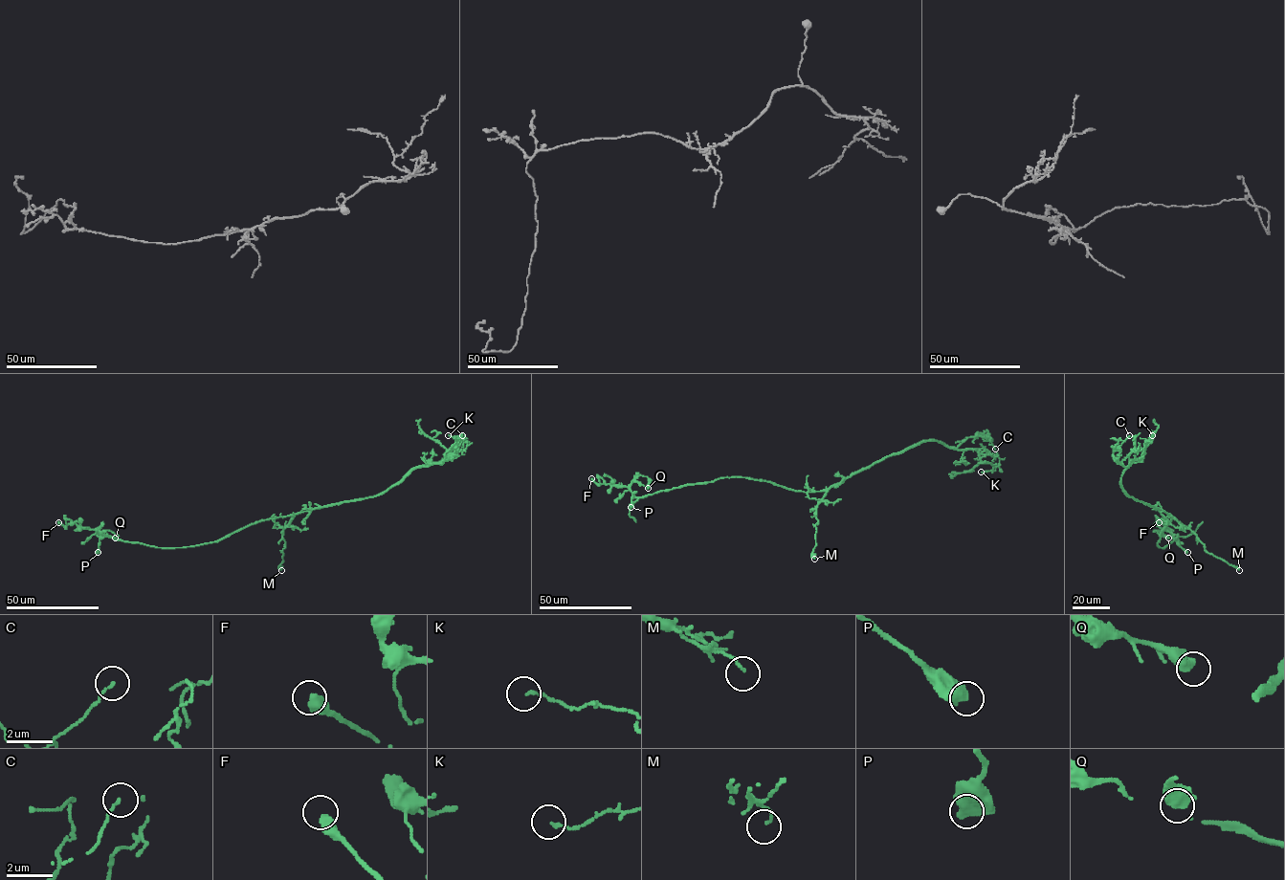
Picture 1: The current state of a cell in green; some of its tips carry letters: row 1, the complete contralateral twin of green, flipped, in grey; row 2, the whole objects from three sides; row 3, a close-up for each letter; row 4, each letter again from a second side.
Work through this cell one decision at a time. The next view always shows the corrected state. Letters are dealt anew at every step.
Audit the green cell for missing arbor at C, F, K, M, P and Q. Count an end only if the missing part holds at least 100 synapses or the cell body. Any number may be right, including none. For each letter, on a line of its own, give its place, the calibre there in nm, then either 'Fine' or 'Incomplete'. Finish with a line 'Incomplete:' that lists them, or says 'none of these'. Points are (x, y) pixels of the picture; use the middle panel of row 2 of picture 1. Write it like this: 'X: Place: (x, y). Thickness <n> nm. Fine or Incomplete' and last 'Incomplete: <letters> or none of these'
C: Place: (995, 449). Thickness 100 nm. Fine
F: Place: (591, 478). Thickness 400 nm. Fine
K: Place: (981, 472). Thickness 110 nm. Fine
M: Place: (814, 559). Thickness 110 nm. Fine
P: Place: (631, 507). Thickness 750 nm. Fine
Q: Place: (648, 488). Thickness 650 nm. Fine
Incomplete: none of these

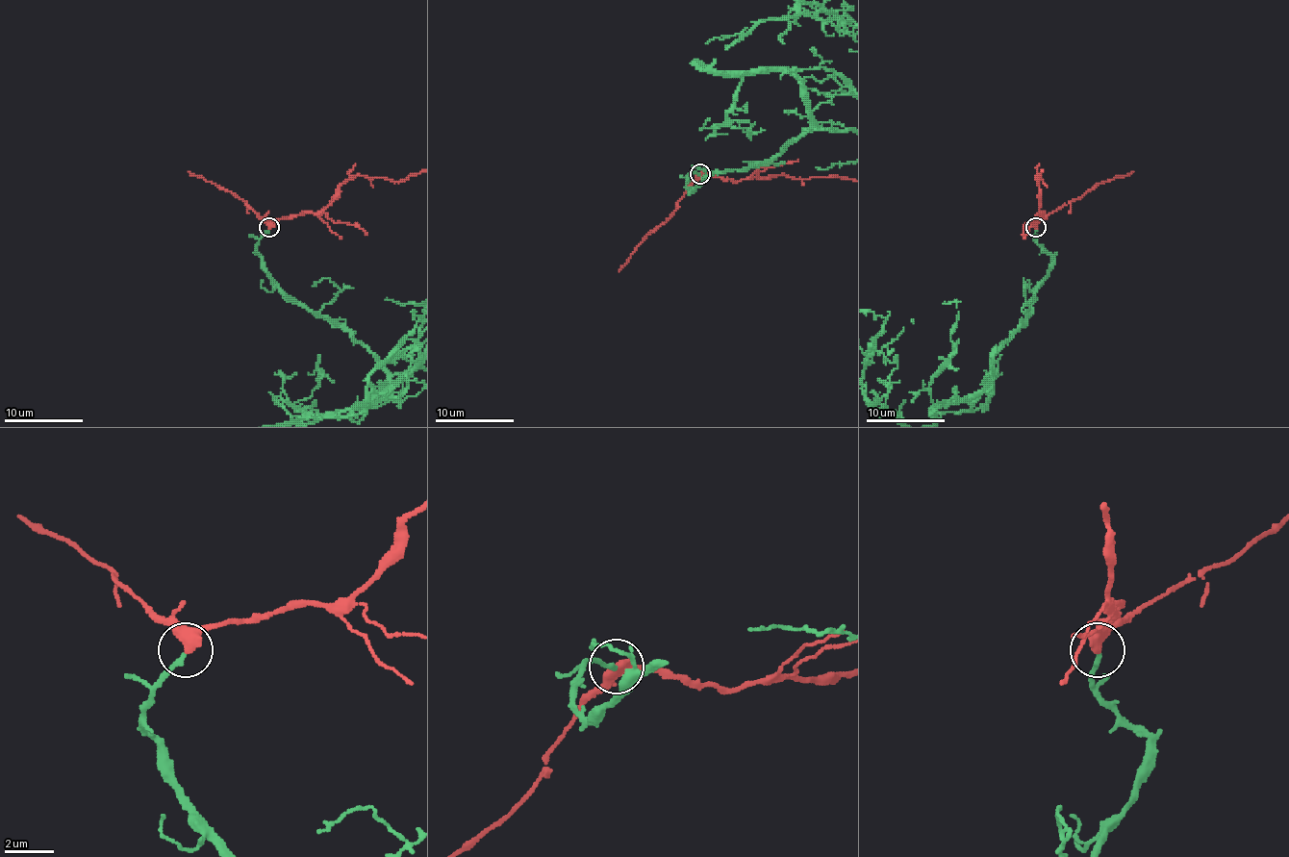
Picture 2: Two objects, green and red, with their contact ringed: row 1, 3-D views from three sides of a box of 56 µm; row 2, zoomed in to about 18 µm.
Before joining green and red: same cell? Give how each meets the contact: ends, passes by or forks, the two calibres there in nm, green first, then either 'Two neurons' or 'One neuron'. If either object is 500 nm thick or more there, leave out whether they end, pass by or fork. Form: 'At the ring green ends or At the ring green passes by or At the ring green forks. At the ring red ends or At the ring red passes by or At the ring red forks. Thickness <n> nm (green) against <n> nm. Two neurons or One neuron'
At the ring green ends. At the ring red passes by. Thickness 190 nm (green) against 380 nm. One neuron

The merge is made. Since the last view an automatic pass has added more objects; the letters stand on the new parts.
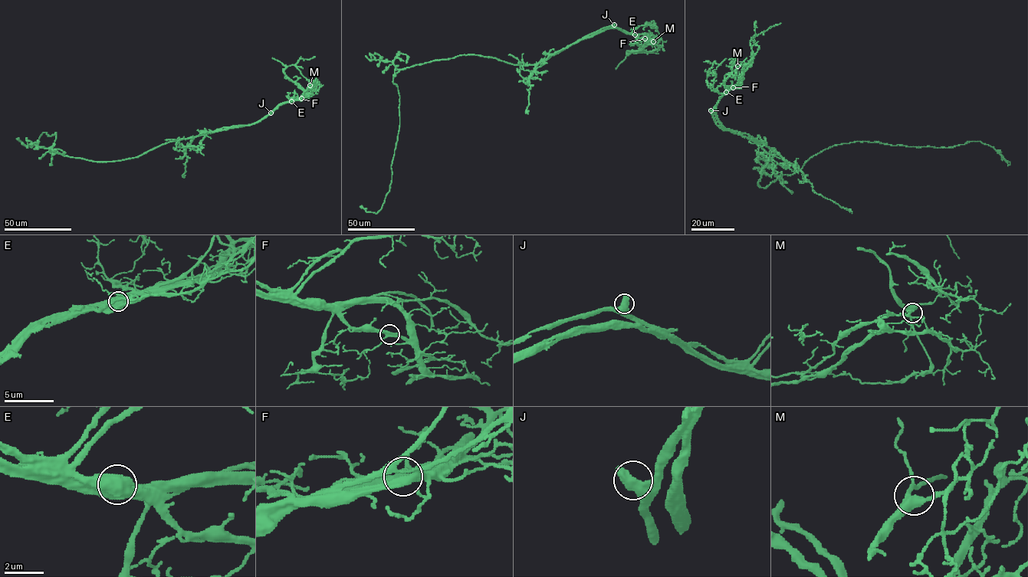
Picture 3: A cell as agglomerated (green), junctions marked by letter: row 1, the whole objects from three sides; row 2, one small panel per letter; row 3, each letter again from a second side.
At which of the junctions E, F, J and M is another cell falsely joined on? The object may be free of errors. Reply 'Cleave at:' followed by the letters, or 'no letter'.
Cleave at: E

